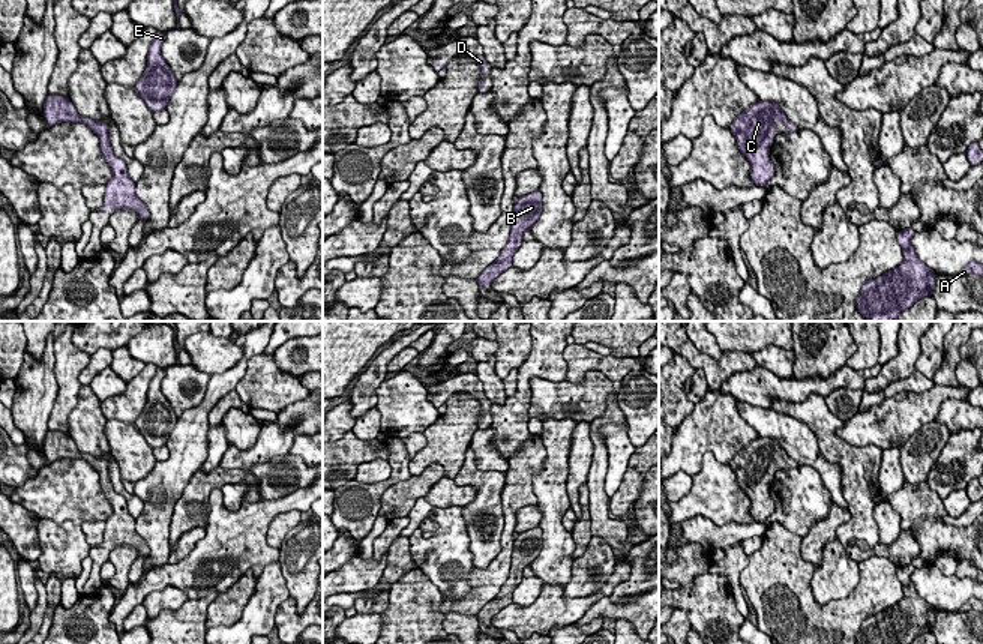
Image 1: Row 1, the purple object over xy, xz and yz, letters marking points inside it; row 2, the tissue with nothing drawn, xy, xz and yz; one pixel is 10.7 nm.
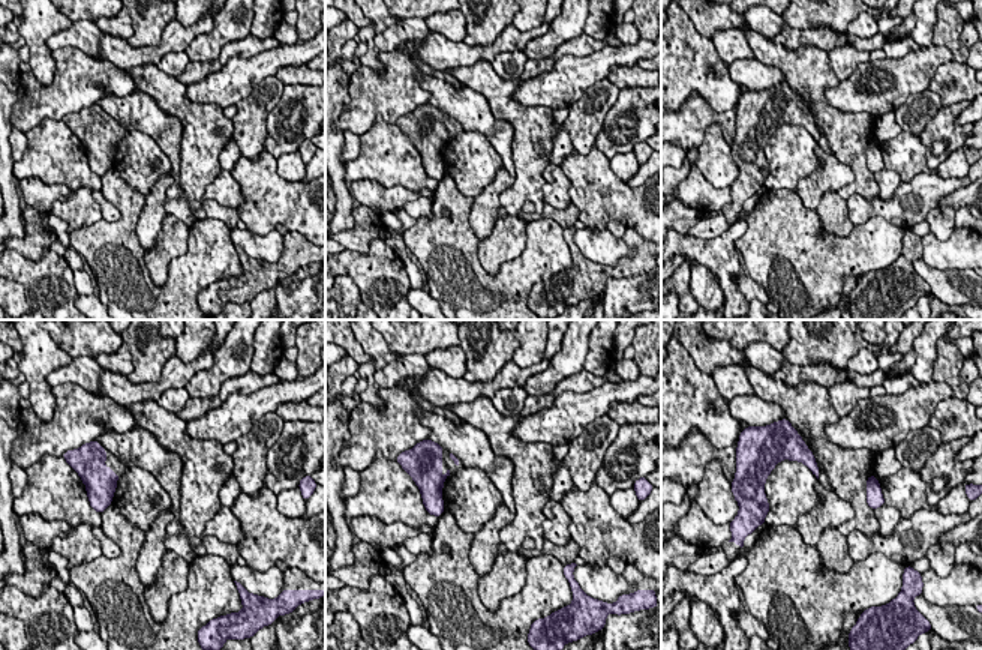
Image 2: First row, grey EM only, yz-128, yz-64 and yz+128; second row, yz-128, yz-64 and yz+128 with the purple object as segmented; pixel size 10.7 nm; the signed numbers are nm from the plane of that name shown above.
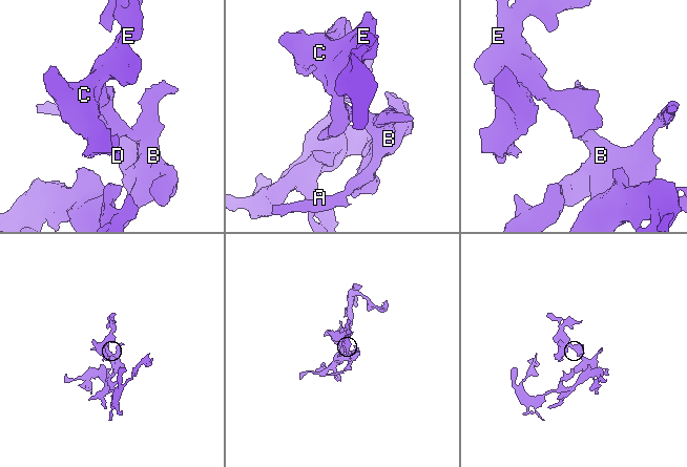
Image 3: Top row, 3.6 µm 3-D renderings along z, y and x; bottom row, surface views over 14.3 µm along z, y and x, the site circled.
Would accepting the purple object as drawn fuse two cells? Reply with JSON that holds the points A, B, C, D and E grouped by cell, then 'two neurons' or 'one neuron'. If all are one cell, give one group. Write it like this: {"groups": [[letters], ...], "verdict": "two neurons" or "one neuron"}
{"groups": [["A", "B", "C", "D", "E"]], "verdict": "one neuron"}

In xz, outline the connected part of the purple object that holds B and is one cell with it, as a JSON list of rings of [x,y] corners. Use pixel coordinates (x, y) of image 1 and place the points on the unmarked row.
[[[534,527],[516,536],[510,557],[509,578],[498,594],[479,611],[476,615],[479,623],[491,621],[497,612],[512,603],[512,594],[522,581],[524,569],[533,563],[542,549],[542,534],[542,528]]]

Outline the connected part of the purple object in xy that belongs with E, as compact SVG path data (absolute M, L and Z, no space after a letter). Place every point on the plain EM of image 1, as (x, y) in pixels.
M158 368L149 384L146 407L134 425L152 447L167 444L170 432L177 423L177 414L161 392L164 377L165 369Z

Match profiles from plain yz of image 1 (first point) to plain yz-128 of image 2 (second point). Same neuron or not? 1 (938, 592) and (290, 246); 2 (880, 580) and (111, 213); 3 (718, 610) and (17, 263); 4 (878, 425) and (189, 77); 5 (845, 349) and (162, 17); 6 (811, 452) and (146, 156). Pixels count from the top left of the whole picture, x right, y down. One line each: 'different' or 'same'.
1: different
2: different
3: same
4: different
5: same
6: different

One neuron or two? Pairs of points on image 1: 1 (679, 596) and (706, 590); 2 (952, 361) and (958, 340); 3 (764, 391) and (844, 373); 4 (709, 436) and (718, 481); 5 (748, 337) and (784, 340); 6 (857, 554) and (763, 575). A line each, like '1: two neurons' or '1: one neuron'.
1: one neuron
2: one neuron
3: one neuron
4: two neurons
5: one neuron
6: two neurons

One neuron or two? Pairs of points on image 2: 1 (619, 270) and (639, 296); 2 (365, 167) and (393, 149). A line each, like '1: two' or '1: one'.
1: two
2: one

